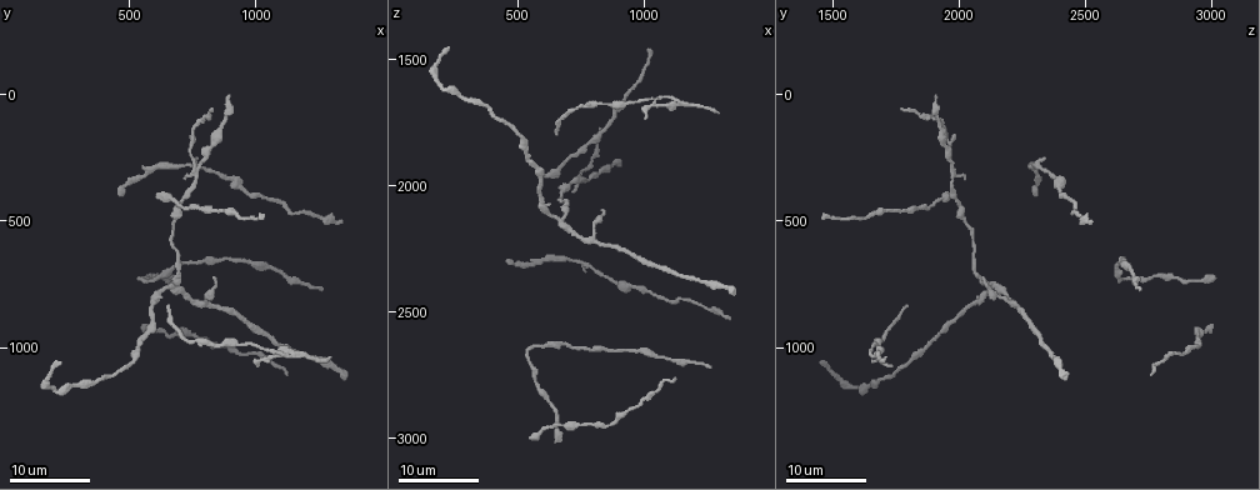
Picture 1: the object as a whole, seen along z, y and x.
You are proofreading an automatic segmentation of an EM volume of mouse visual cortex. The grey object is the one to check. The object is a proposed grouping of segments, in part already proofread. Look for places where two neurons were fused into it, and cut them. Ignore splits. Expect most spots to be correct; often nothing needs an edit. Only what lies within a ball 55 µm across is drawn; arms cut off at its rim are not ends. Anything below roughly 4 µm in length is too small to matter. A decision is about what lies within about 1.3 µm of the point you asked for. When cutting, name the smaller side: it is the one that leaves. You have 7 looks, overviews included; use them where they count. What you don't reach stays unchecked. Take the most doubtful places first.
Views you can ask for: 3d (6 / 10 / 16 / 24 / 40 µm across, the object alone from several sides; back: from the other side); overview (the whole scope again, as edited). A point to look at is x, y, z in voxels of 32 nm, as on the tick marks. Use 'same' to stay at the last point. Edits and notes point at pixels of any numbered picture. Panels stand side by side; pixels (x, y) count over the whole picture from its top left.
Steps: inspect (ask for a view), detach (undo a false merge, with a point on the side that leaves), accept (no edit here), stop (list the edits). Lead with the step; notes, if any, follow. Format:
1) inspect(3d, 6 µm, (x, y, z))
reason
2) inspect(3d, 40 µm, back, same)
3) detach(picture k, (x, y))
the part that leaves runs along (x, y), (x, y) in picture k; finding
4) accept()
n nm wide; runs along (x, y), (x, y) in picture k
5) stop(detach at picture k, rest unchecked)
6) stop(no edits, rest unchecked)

inspect(3d, 24 µm, (670, 760, 2140))
branch point

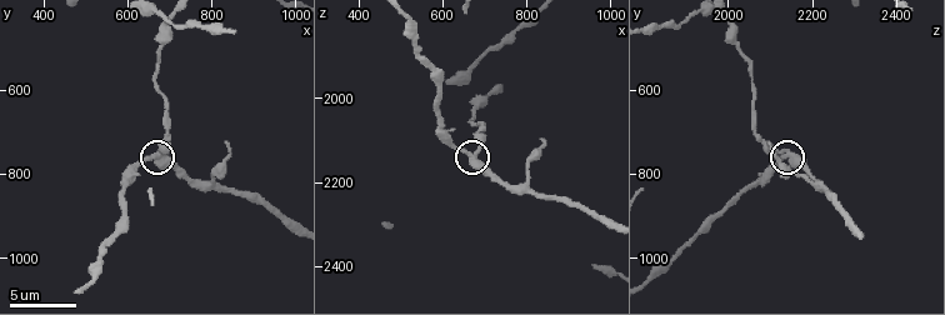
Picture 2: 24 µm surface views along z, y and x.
inspect(3d, 6 µm, (670, 750, 2140))

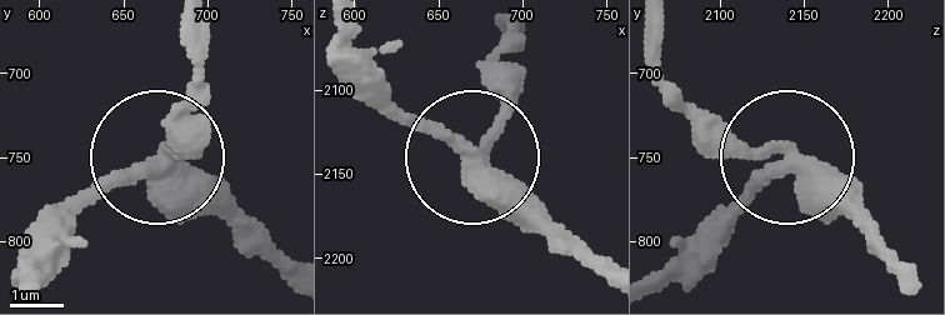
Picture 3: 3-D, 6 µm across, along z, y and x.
accept()
runs along (906, 276), (786, 160), (688, 250) in picture 3; one neuron here

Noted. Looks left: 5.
inspect(3d, 16 µm, (795, 825, 2200))
branch point

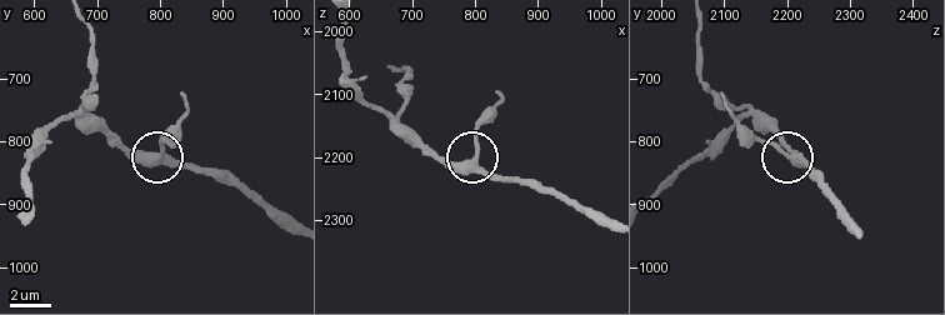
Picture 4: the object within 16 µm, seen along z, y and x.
accept()
3 arms; continuous, no second neuron

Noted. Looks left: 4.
inspect(3d, 24 µm, (1050, 1040, 1680))
sudden change in width

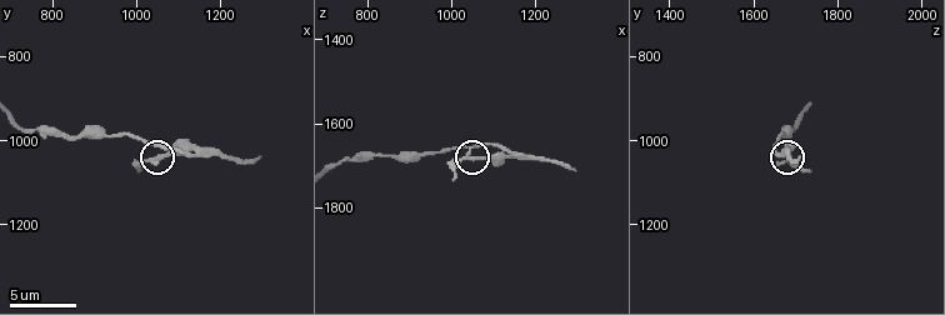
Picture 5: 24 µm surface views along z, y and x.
inspect(3d, 10 µm, (1035, 1040, 1685))

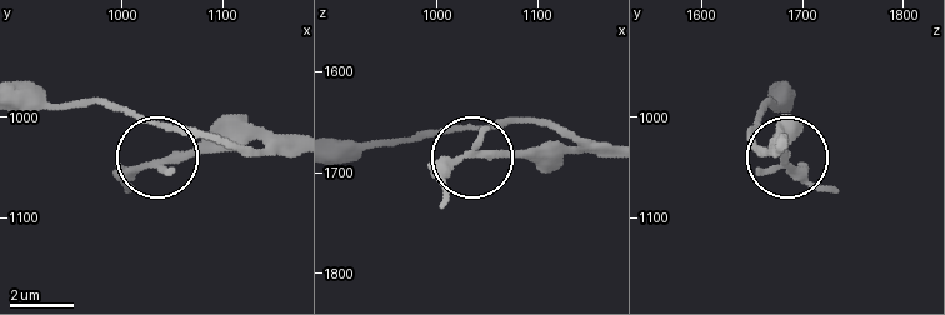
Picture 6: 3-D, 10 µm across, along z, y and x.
accept()
runs along (23, 109), (95, 100), (235, 146), (163, 158) in picture 6; all the same neuron

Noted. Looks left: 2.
inspect(3d, 16 µm, (690, 280, 2290))

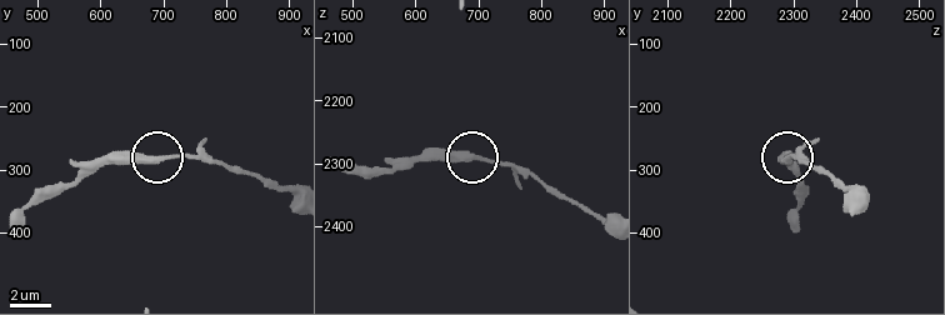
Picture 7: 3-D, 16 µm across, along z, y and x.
inspect(3d, 6 µm, (685, 285, 2295))
closer look

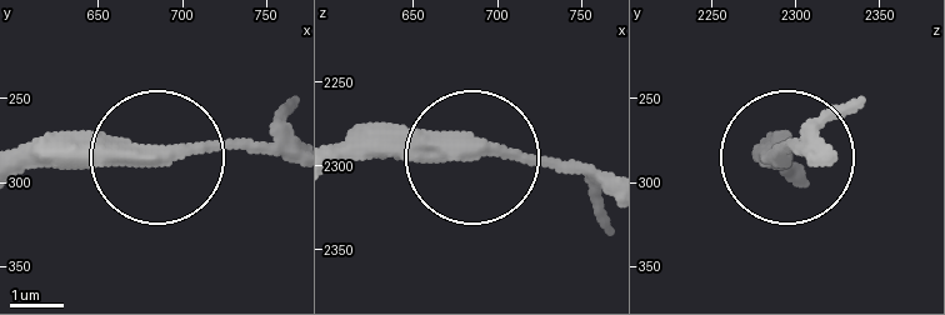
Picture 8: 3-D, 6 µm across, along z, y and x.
accept()
side arm 9 µm; all the same neuron

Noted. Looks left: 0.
stop(no edits, rest unchecked)

